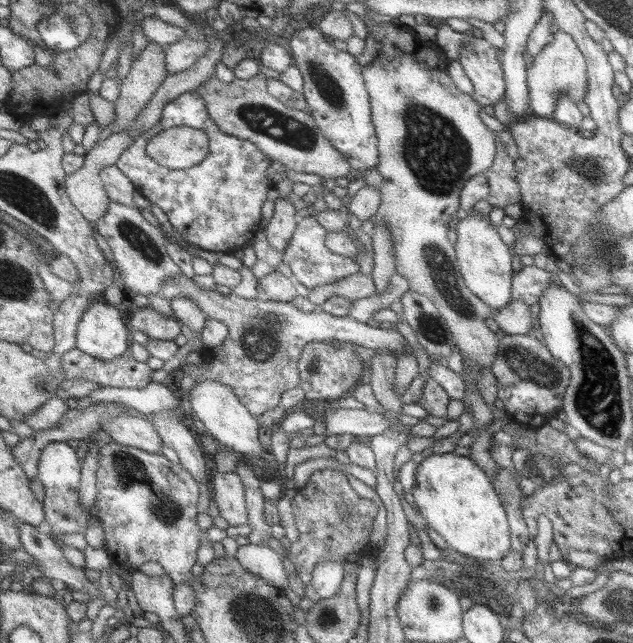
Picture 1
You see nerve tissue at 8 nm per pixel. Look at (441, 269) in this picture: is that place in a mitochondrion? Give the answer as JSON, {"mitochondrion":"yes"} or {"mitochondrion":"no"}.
{"mitochondrion":"yes"}

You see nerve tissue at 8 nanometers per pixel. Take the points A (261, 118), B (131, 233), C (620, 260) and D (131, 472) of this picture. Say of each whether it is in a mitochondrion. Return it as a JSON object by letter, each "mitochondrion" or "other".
{"A":"mitochondrion","B":"mitochondrion","C":"mitochondrion","D":"mitochondrion"}

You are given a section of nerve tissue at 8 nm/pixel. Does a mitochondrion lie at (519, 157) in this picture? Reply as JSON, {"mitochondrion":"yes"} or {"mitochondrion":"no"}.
{"mitochondrion":"no"}

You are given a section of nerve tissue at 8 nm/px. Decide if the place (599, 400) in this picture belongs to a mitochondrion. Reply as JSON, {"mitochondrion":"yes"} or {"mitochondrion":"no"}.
{"mitochondrion":"yes"}

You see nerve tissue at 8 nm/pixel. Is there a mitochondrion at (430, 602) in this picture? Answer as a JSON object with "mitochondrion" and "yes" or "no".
{"mitochondrion":"yes"}

